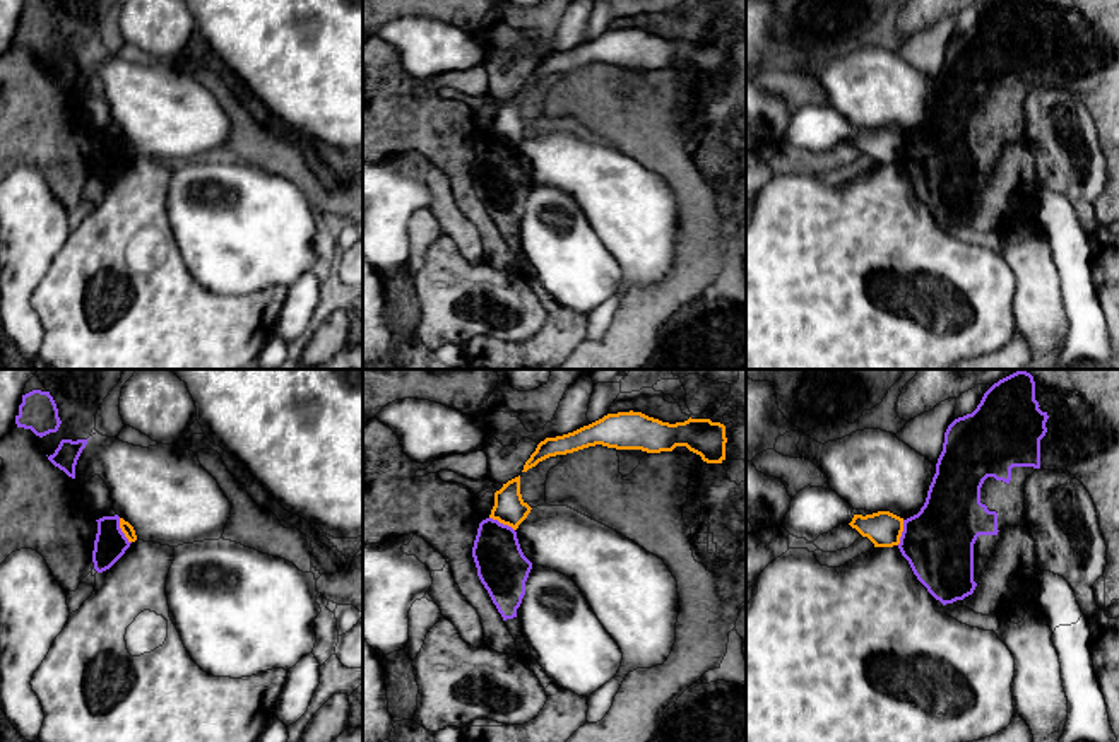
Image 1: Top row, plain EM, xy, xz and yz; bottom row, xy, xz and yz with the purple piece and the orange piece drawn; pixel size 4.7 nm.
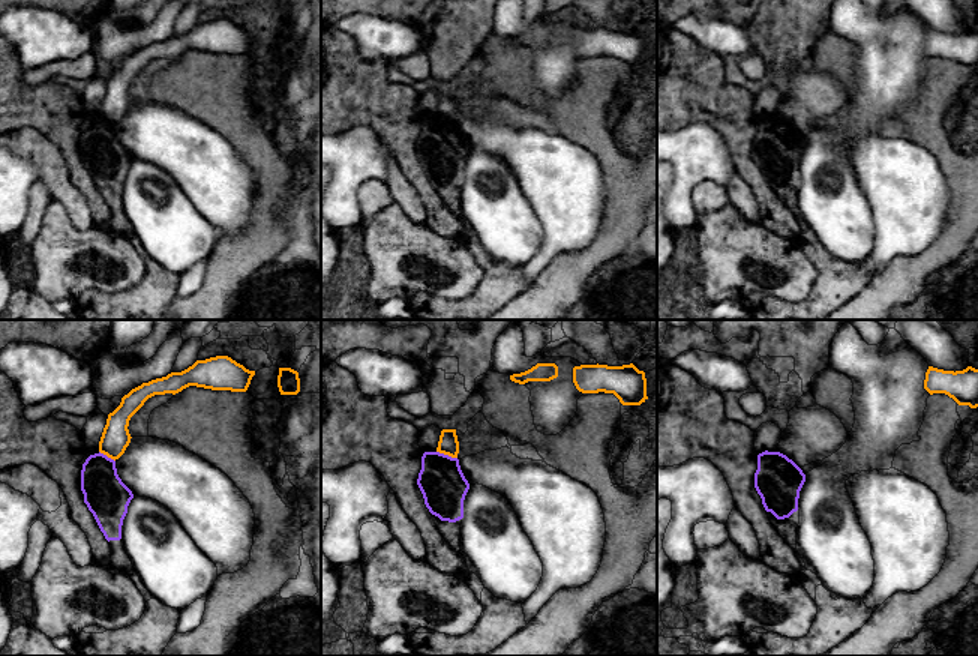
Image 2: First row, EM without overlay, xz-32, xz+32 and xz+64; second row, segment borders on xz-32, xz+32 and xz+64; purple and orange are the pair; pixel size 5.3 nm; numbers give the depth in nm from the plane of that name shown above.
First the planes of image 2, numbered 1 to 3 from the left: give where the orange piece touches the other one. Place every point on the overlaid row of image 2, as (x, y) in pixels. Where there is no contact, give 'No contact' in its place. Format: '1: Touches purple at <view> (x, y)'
1: Touches purple at xz-32 (105, 455)
2: Touches purple at xz+32 (447, 455)
3: No contact

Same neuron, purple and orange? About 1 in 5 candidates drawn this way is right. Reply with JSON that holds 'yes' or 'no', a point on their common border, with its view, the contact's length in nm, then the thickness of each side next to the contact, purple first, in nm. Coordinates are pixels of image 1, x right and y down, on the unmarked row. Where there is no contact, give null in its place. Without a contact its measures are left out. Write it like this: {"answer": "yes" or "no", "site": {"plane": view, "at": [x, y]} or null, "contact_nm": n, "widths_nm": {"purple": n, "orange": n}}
{"answer": "no", "site": {"plane": "xy", "at": [120, 147]}, "contact_nm": 130, "widths_nm": {"purple": 150, "orange": 60}}

